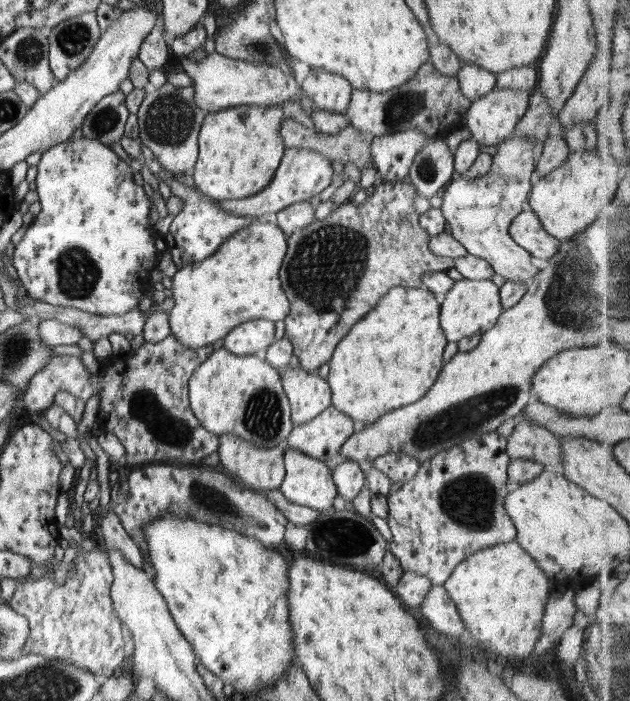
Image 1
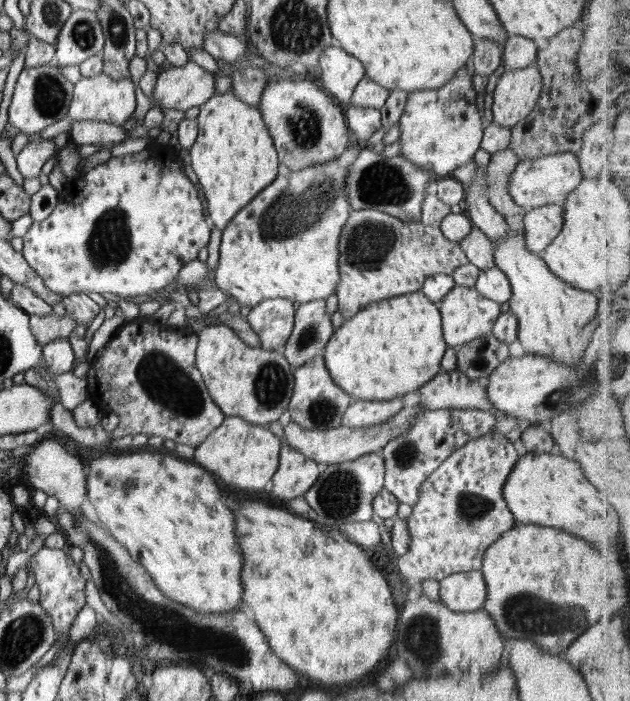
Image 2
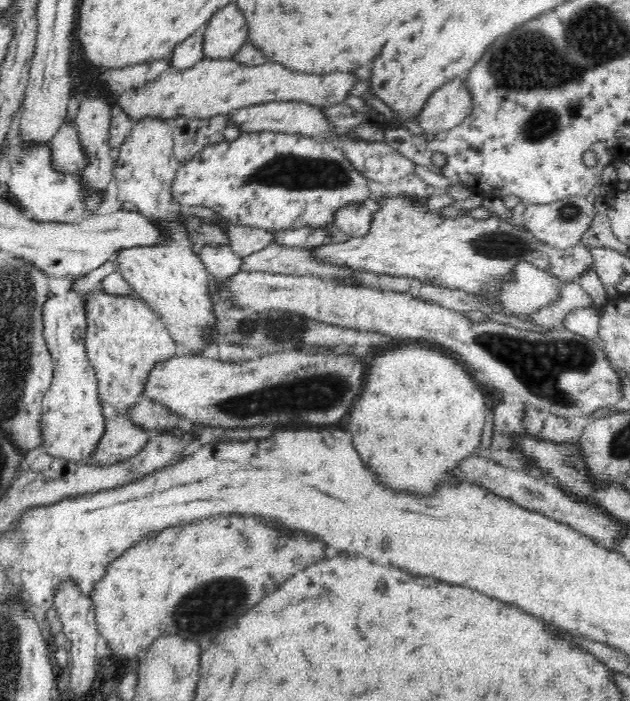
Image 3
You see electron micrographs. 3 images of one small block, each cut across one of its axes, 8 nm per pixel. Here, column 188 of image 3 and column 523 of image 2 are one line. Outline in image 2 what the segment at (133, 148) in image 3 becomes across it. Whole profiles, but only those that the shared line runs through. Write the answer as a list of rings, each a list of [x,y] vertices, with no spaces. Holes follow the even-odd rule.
[[[517,219],[506,222],[513,228],[513,234],[494,242],[493,257],[496,267],[510,282],[512,296],[508,304],[509,310],[517,316],[517,338],[527,354],[546,356],[567,366],[575,366],[581,362],[581,356],[592,341],[593,332],[587,326],[597,316],[599,298],[594,292],[574,289],[558,278],[547,268],[541,256],[526,250],[522,224],[518,224]]]

